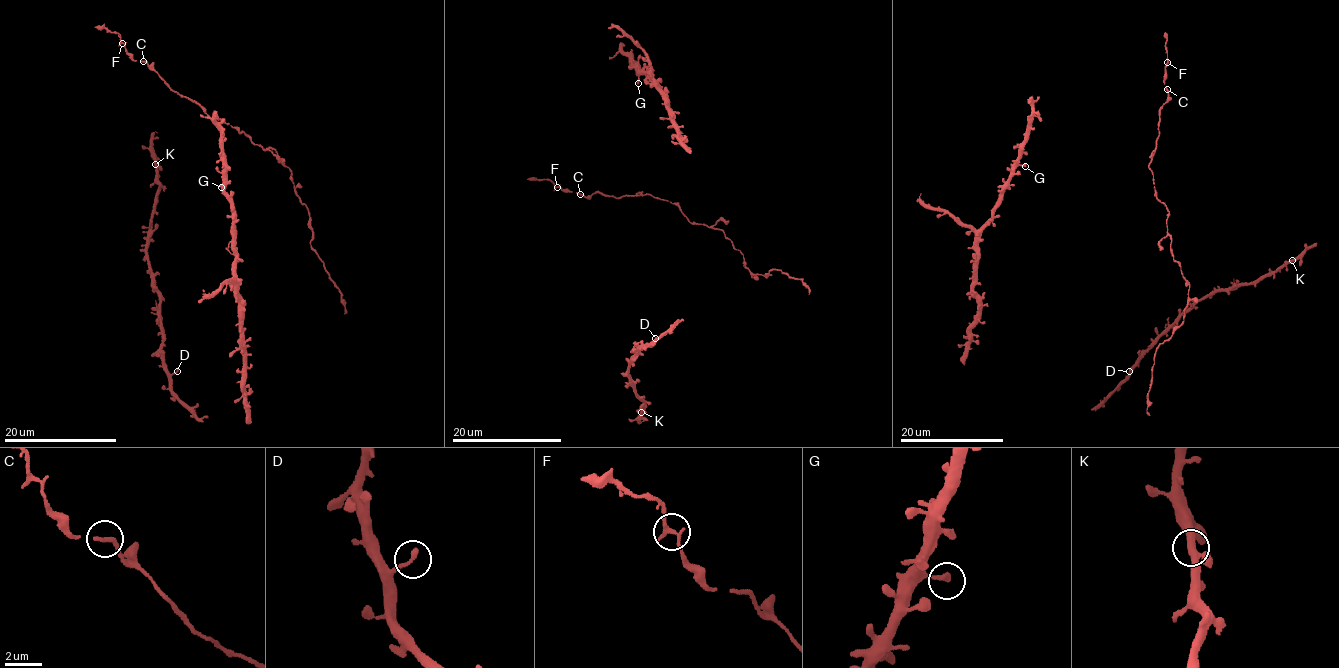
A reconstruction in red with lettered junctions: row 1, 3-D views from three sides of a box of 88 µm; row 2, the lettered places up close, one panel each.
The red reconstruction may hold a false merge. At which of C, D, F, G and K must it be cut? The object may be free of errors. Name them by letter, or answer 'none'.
none

